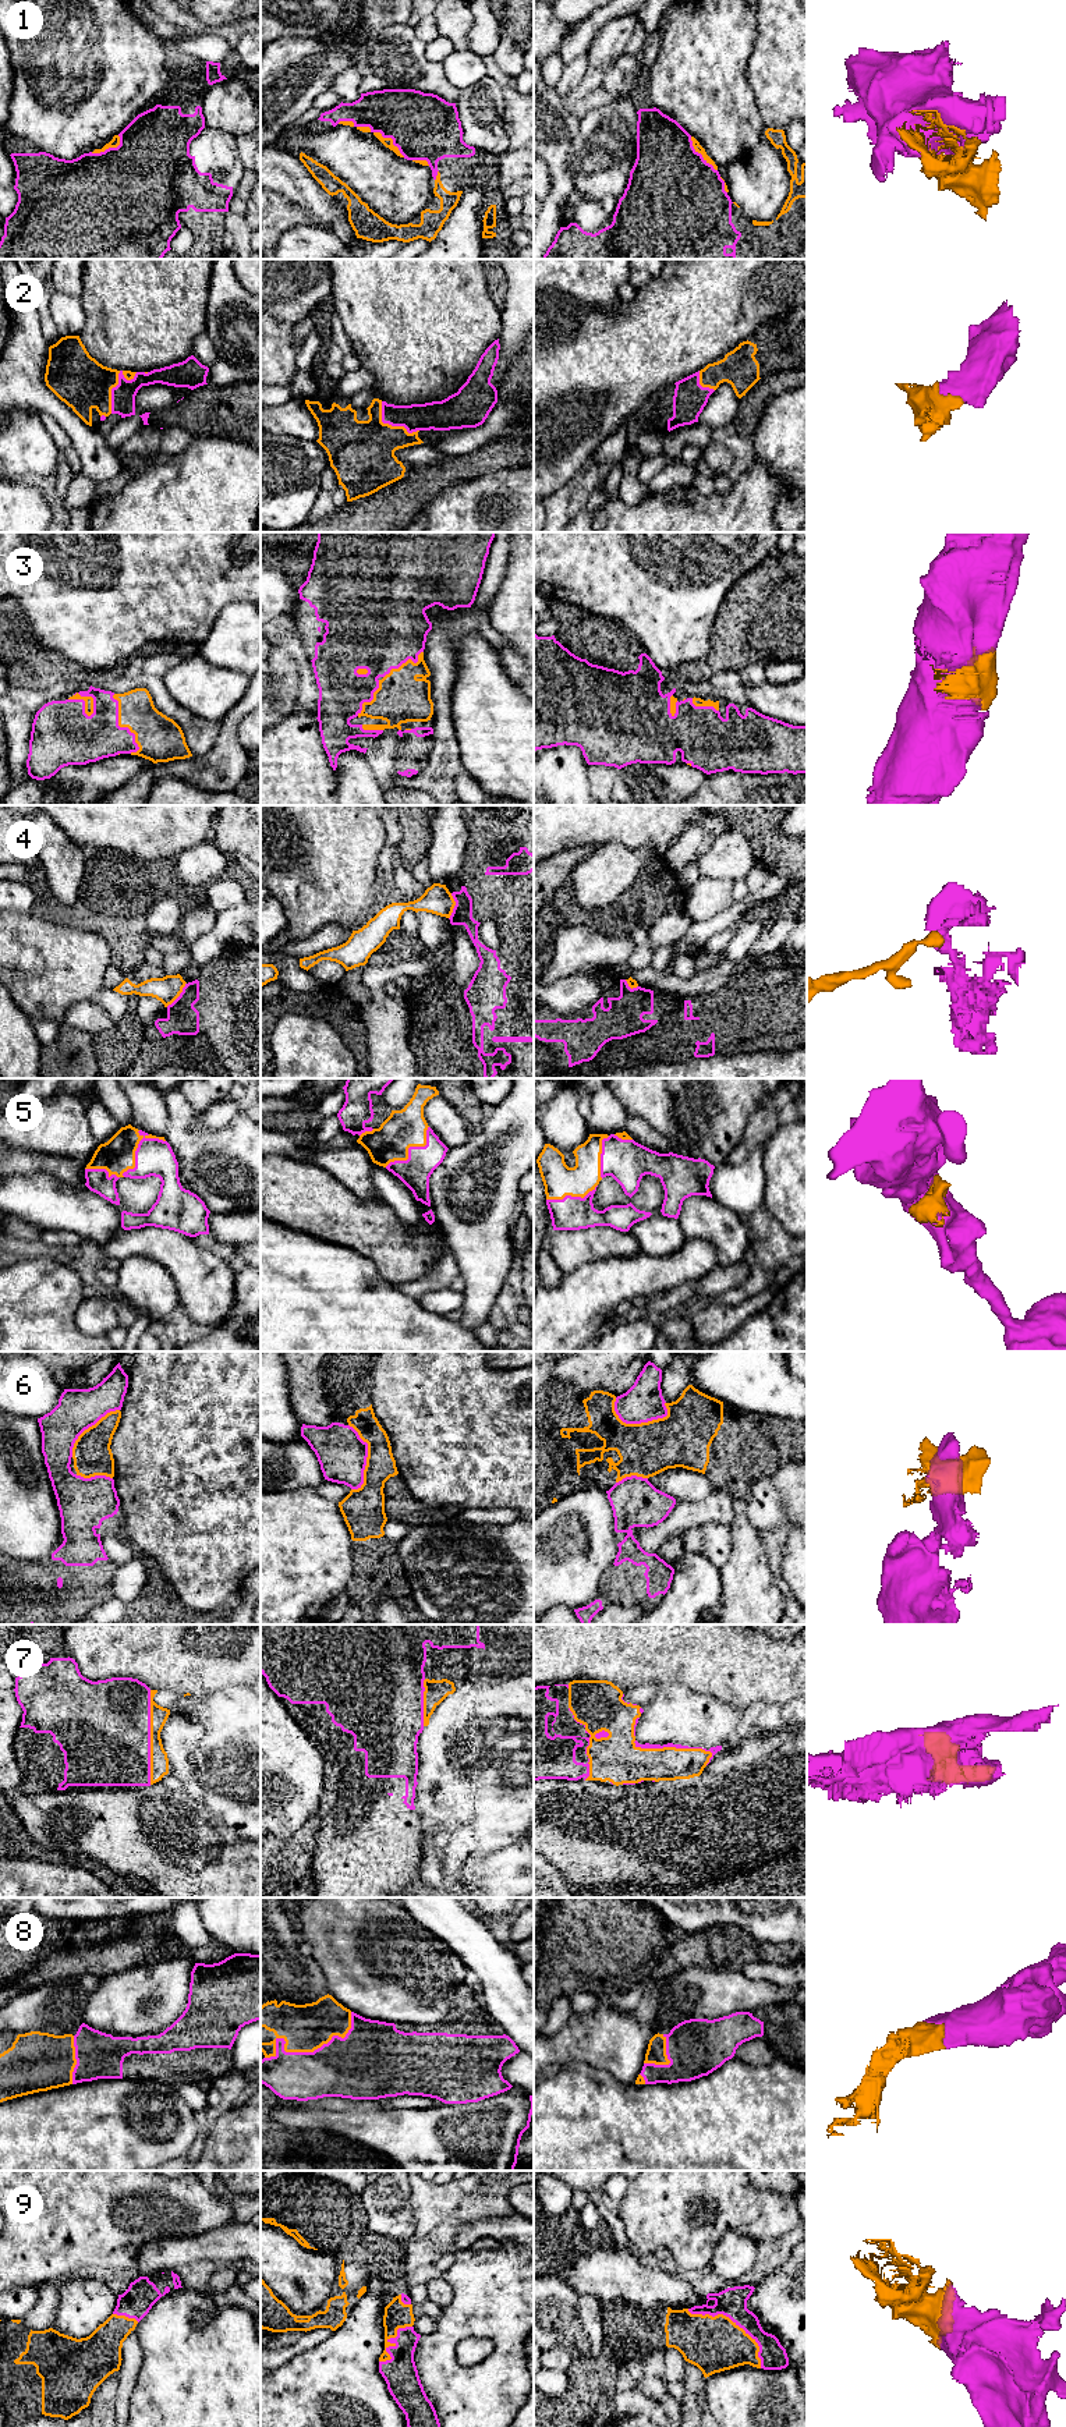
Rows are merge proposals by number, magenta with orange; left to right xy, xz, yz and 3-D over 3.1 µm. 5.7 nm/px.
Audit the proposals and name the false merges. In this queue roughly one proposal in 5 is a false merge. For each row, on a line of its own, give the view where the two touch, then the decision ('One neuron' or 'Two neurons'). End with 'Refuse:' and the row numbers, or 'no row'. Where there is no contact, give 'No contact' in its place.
1: Touches magenta in yz. One neuron
2: Touches magenta in xy. One neuron
3: Touches magenta in xy. One neuron
4: Touches magenta in xy. Two neurons
5: Touches magenta in xy. One neuron
6: Touches magenta in yz. Two neurons
7: Touches magenta in xy. One neuron
8: Touches magenta in xz. One neuron
9: Touches magenta in yz. One neuron
Refuse: 4, 6

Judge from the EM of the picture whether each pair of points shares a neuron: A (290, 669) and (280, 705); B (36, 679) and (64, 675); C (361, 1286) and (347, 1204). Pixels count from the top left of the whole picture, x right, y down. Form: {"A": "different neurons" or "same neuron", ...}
{"A": "same neuron", "B": "same neuron", "C": "different neurons"}

